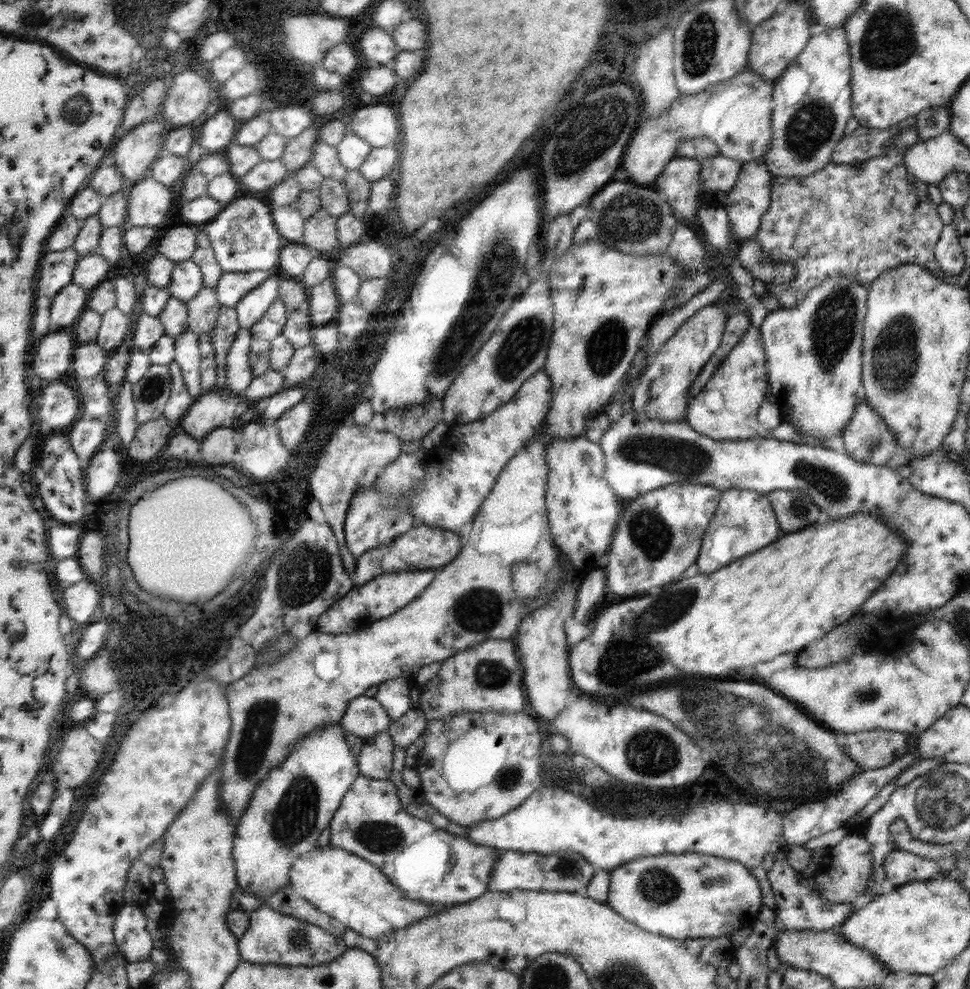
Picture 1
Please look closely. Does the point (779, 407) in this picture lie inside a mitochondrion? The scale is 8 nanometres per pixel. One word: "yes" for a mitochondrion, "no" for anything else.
no

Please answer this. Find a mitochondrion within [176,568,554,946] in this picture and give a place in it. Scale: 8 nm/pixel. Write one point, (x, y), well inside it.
(294, 819)

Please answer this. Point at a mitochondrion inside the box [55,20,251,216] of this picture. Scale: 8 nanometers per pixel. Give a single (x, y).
(76, 111)

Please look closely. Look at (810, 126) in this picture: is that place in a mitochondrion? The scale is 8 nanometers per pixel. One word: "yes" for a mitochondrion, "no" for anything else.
yes

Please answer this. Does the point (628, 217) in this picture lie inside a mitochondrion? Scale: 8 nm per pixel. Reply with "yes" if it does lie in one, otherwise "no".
yes

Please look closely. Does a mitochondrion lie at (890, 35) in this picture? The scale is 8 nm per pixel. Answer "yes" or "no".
yes

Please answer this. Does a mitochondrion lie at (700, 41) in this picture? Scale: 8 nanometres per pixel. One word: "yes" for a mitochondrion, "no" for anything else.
yes

